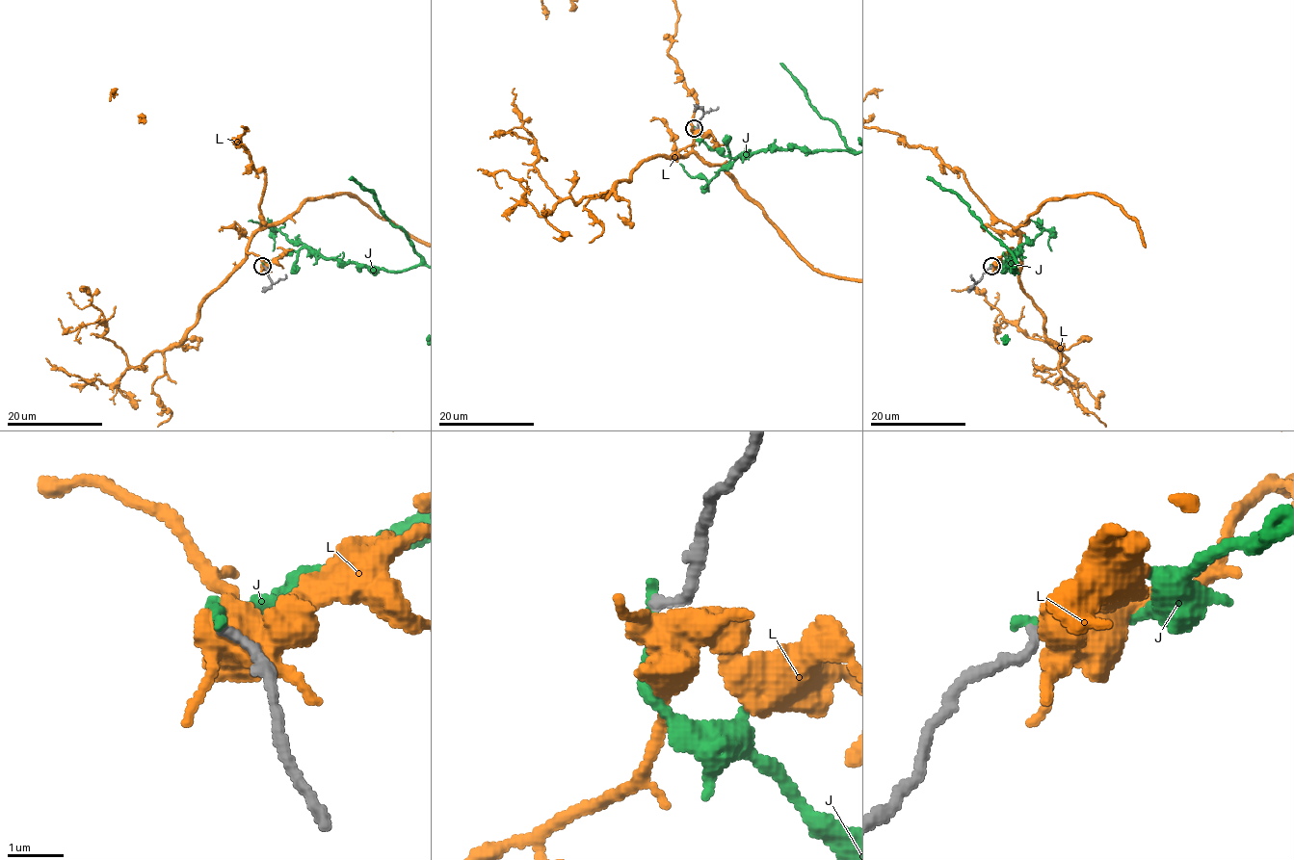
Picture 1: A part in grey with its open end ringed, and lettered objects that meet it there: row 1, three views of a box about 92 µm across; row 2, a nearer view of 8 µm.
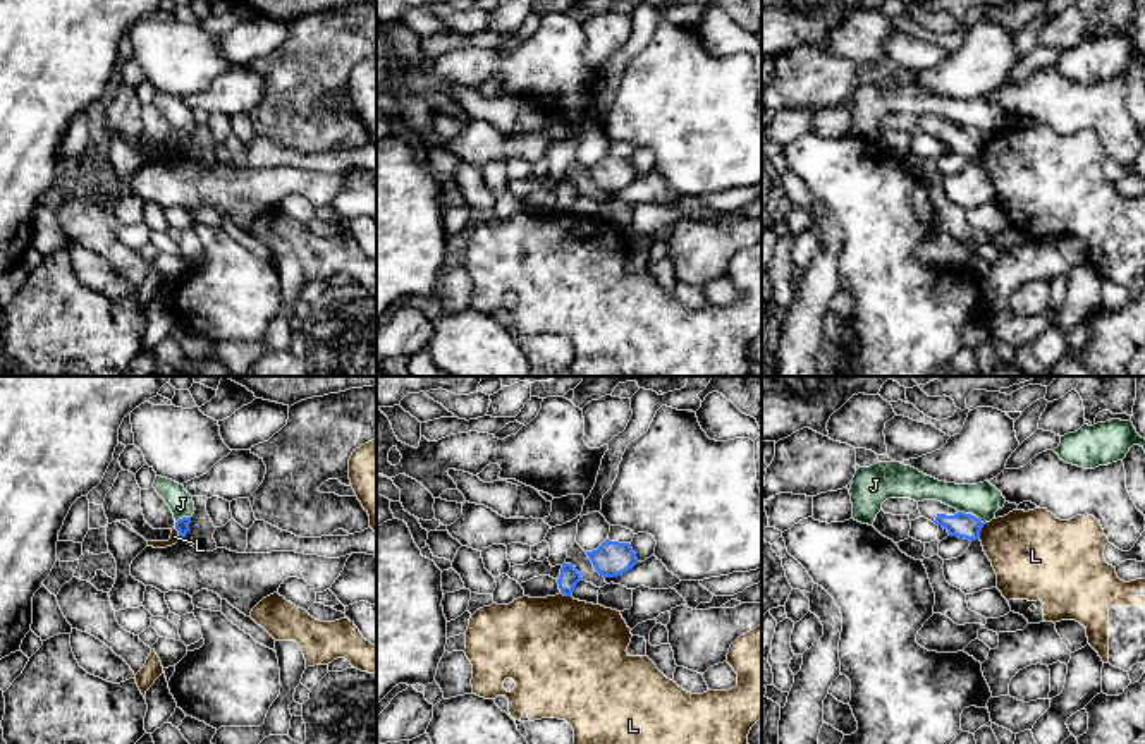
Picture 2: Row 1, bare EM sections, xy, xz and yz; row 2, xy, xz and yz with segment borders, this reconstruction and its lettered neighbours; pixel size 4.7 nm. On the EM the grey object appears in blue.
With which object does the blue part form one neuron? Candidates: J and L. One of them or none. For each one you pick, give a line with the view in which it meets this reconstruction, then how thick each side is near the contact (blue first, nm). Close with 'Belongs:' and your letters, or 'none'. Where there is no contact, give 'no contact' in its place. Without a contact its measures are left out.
Belongs: none

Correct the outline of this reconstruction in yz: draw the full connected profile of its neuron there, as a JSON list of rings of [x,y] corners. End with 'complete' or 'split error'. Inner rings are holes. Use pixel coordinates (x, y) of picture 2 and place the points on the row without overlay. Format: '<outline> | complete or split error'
[[[937,115],[918,117],[918,125],[922,132],[942,141],[949,151],[964,153],[970,156],[980,153],[983,137],[971,129],[958,127],[956,124]]] | split error

